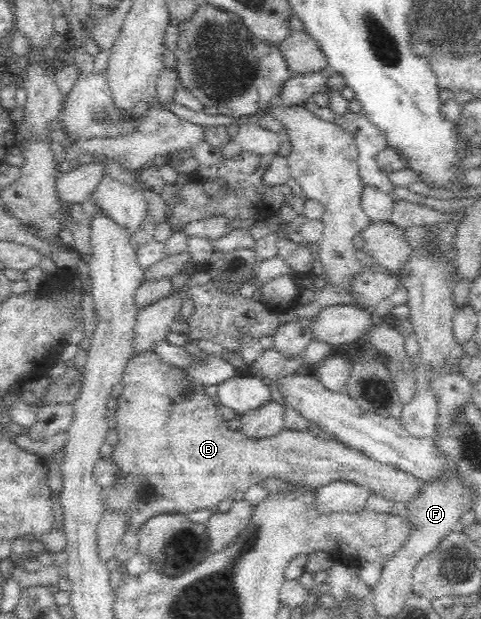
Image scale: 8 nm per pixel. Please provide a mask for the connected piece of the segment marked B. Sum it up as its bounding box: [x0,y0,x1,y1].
[102,351,425,534]

